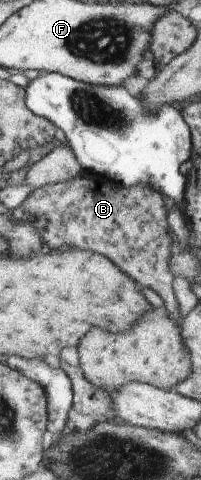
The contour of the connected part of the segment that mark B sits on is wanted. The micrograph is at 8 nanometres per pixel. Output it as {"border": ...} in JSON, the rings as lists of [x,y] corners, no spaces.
{"border":[[[83,170],[67,182],[36,188],[25,200],[25,204],[21,204],[21,208],[34,216],[34,220],[28,223],[37,228],[46,246],[59,251],[90,250],[112,259],[121,270],[136,279],[137,283],[151,288],[160,295],[166,310],[173,315],[179,326],[183,326],[185,317],[181,316],[179,300],[173,286],[176,275],[172,270],[172,259],[176,257],[178,249],[176,240],[171,240],[174,234],[170,234],[172,230],[167,224],[167,208],[165,208],[165,198],[161,196],[161,192],[155,192],[151,186],[146,185],[127,188],[107,176]]]}

